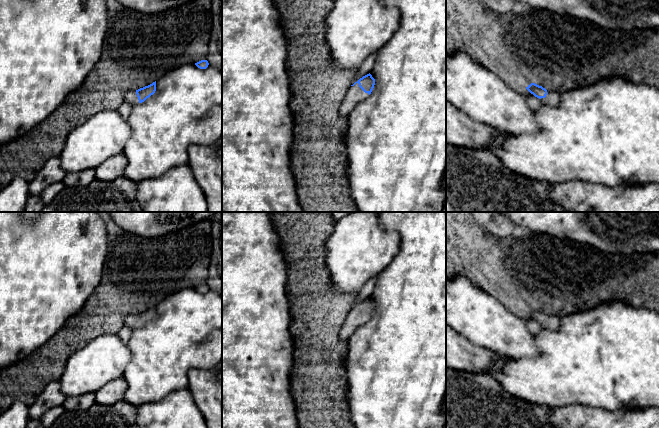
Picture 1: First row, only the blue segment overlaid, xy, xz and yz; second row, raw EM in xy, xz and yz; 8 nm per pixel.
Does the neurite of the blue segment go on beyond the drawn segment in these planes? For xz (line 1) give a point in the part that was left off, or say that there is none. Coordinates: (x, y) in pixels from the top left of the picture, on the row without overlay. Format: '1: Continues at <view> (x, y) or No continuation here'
1: Continues at xz (355, 318)

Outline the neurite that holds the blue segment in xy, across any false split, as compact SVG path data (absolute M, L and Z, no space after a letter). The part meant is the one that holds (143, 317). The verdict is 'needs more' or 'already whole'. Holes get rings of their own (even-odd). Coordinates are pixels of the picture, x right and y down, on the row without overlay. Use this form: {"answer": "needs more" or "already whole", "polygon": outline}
{"answer": "needs more", "polygon": "M156 305L136 315L135 314L128 315L125 319L124 324L129 328L131 328L132 330L135 330L139 327L144 326L147 322L153 319L155 315L156 315Z"}

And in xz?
{"answer": "needs more", "polygon": "M370 297L351 309L342 325L340 340L347 341L356 329L371 318L374 309L375 303Z"}

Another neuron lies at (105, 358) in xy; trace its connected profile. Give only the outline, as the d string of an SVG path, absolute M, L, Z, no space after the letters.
M103 334L75 352L60 378L62 392L68 396L96 393L114 379L123 377L131 351L117 334Z

